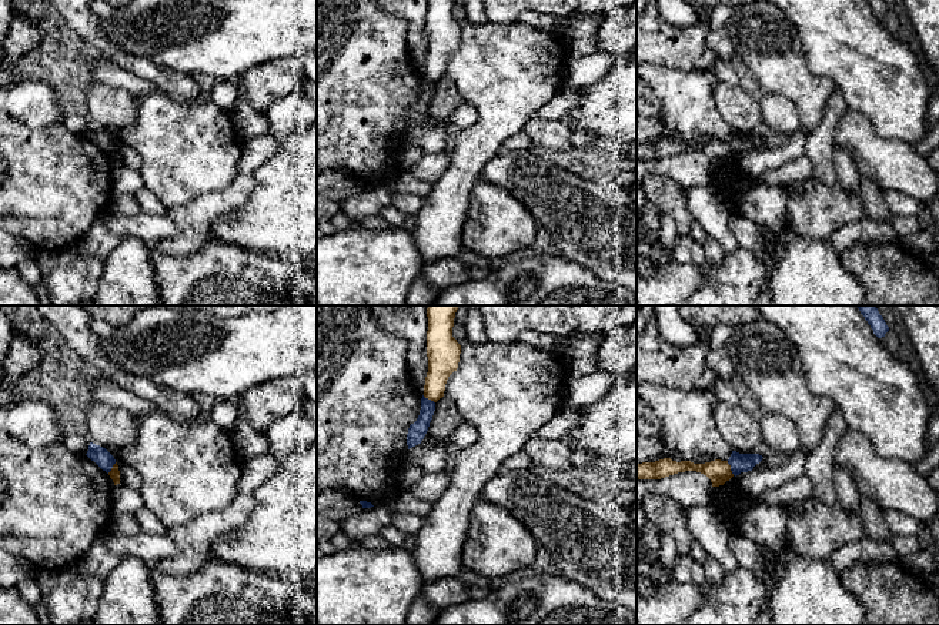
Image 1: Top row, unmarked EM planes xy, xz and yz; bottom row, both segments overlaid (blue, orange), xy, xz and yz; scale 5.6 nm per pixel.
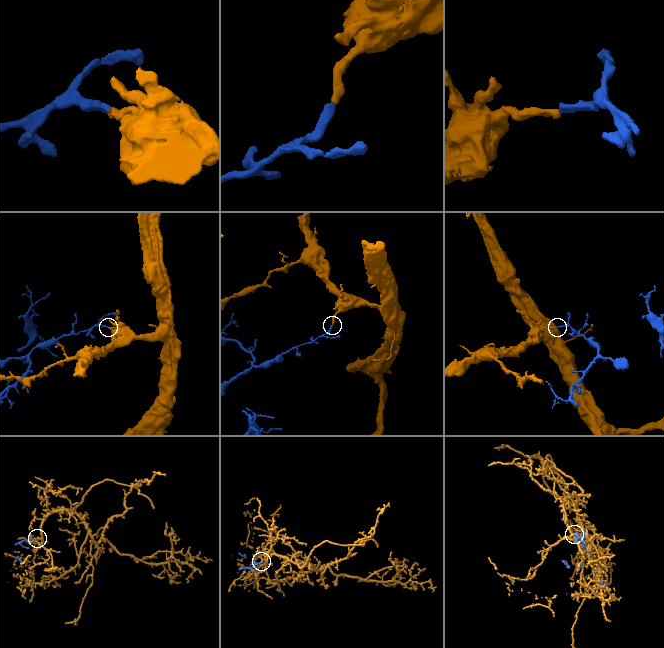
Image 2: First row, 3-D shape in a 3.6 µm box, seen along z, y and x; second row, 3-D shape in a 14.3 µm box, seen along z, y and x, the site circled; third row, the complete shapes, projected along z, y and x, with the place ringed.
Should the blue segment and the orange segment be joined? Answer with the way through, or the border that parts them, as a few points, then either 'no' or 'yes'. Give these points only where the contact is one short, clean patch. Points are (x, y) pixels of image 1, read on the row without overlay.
along yz (727, 141), (734, 154) | no

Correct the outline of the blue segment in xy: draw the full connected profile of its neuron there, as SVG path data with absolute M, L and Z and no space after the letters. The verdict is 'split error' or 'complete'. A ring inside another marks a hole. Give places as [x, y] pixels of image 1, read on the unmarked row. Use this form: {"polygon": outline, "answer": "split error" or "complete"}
{"polygon": "M90 123L88 131L86 134L91 141L94 141L107 154L116 144L114 137L103 127Z", "answer": "complete"}

